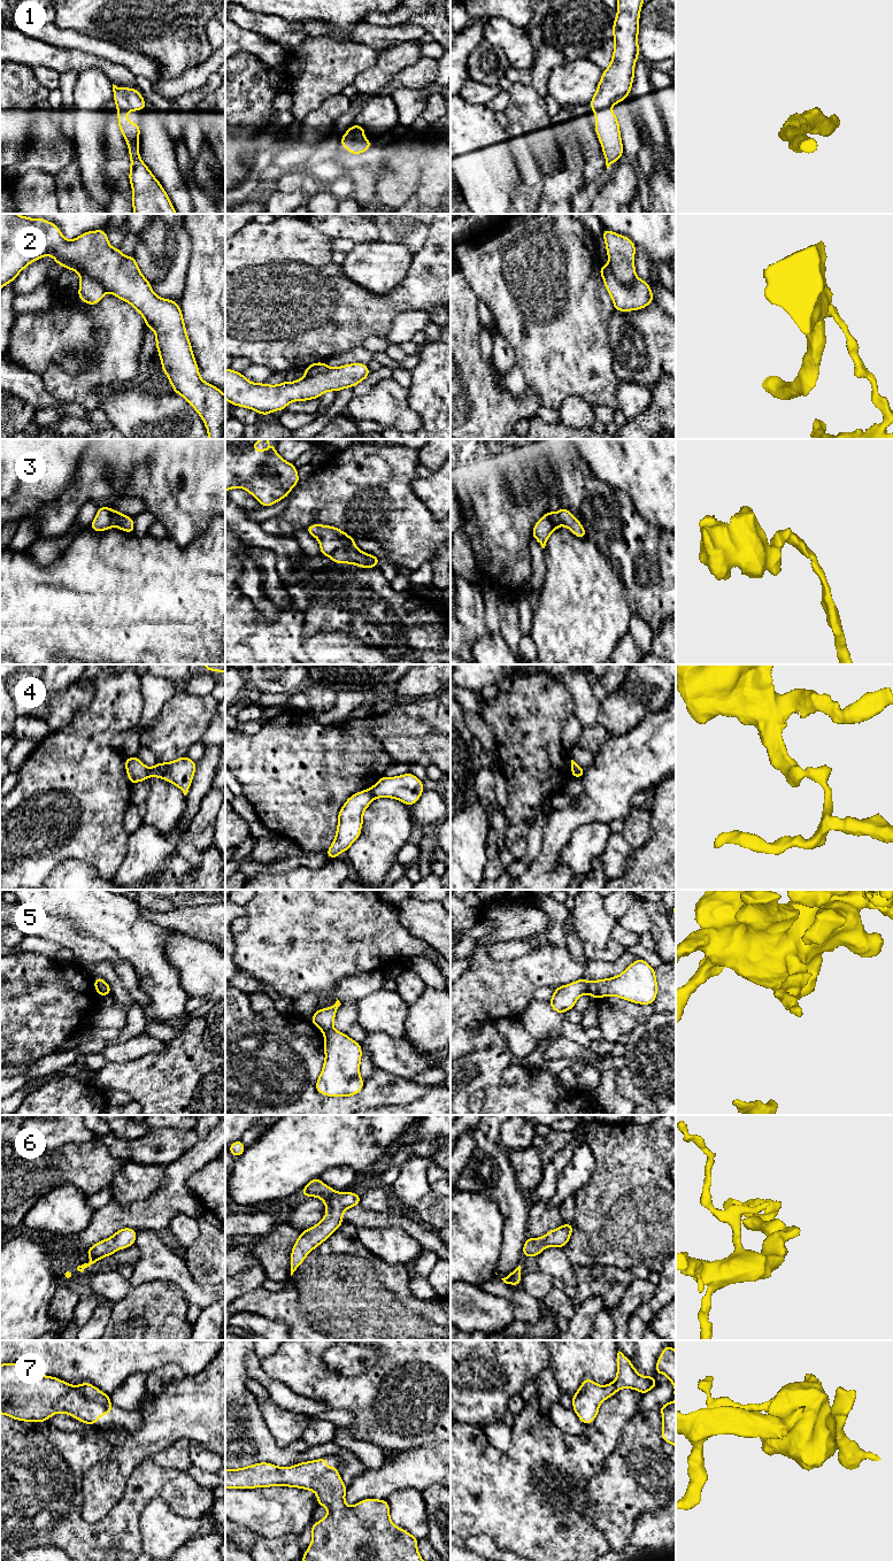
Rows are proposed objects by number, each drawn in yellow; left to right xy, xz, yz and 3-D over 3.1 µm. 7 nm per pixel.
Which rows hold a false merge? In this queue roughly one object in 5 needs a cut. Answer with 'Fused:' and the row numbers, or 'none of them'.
Fused: 2, 4, 5

